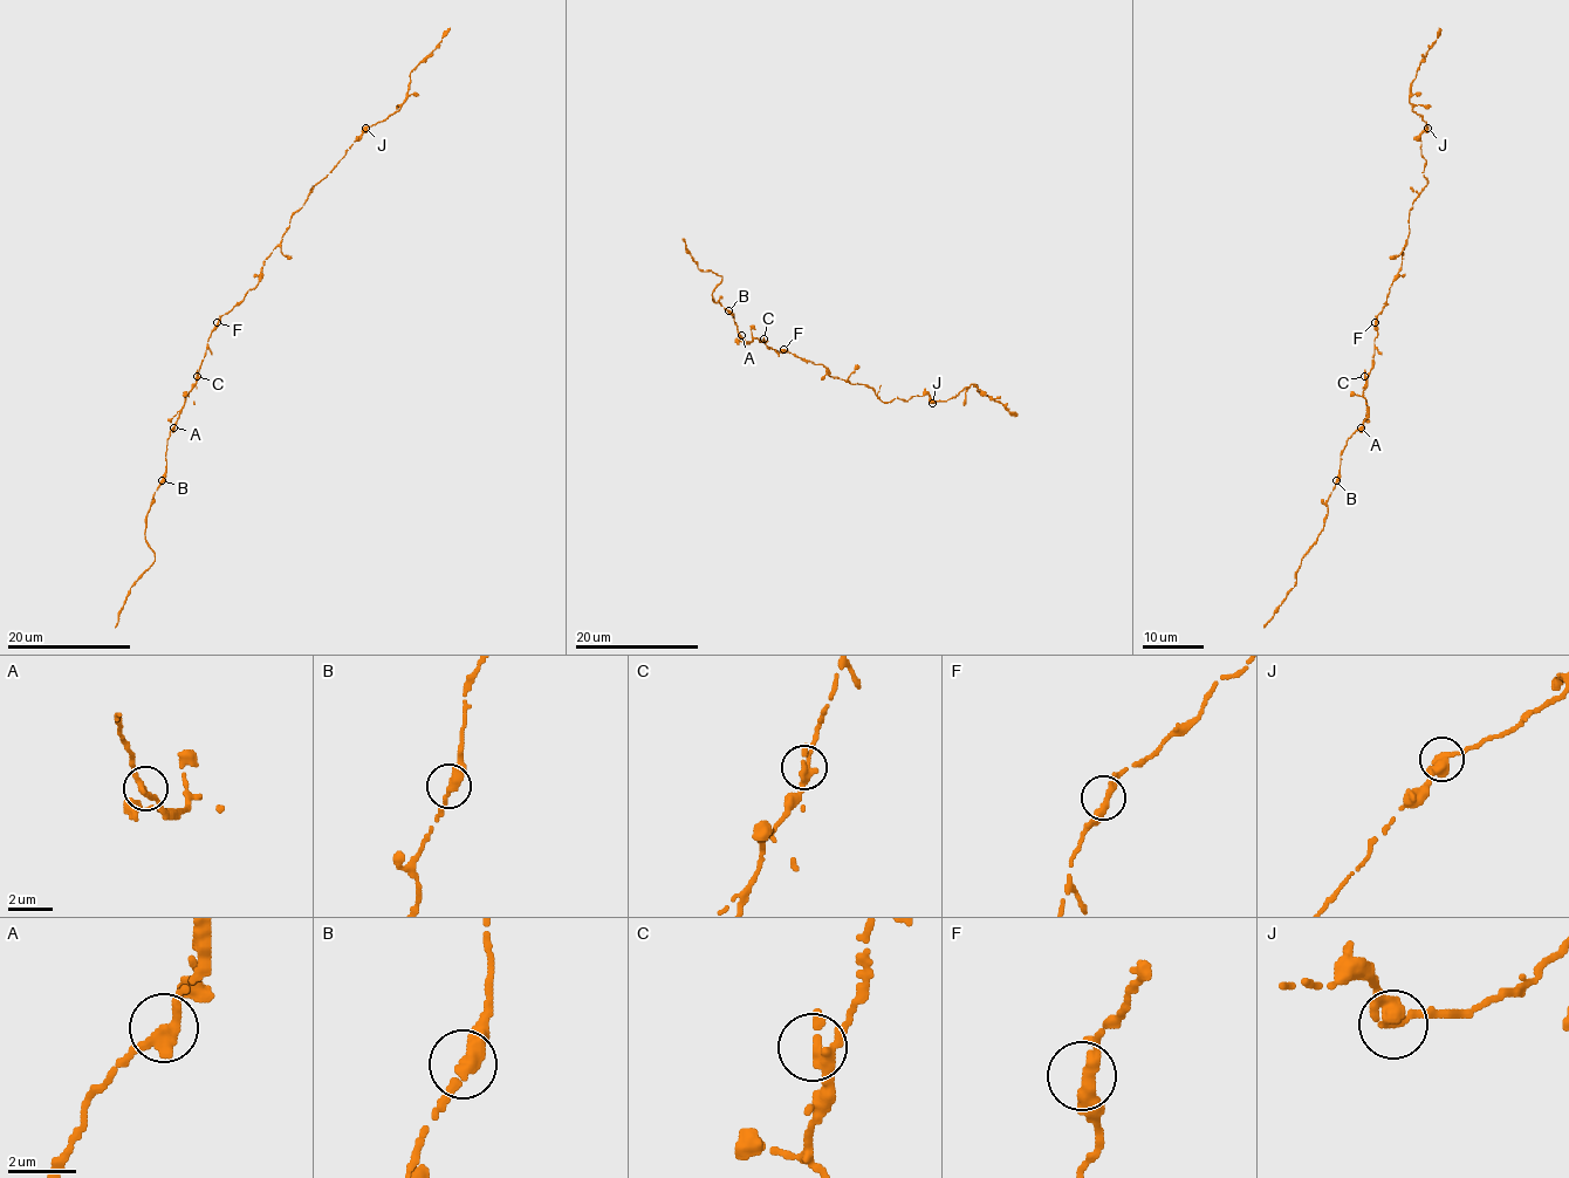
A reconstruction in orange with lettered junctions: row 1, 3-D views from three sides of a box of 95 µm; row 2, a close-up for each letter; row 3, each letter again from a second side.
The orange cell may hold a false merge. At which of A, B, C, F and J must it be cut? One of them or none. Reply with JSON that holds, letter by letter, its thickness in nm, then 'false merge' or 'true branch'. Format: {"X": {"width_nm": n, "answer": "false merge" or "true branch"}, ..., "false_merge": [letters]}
{"A": {"width_nm": 320, "answer": "true branch"}, "B": {"width_nm": 340, "answer": "true branch"}, "C": {"width_nm": 360, "answer": "true branch"}, "F": {"width_nm": 360, "answer": "true branch"}, "J": {"width_nm": 380, "answer": "true branch"}, "false_merge": []}

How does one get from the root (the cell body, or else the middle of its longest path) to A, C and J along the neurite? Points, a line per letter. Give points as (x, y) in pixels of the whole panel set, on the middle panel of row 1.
A: (800, 357), (786, 351), (778, 353), (758, 338), (747, 342), (741, 335)
C: (800, 357), (768, 348), (764, 338)
J: (800, 357), (822, 364), (831, 377), (852, 384), (867, 384), (884, 402), (926, 394), (933, 403)

